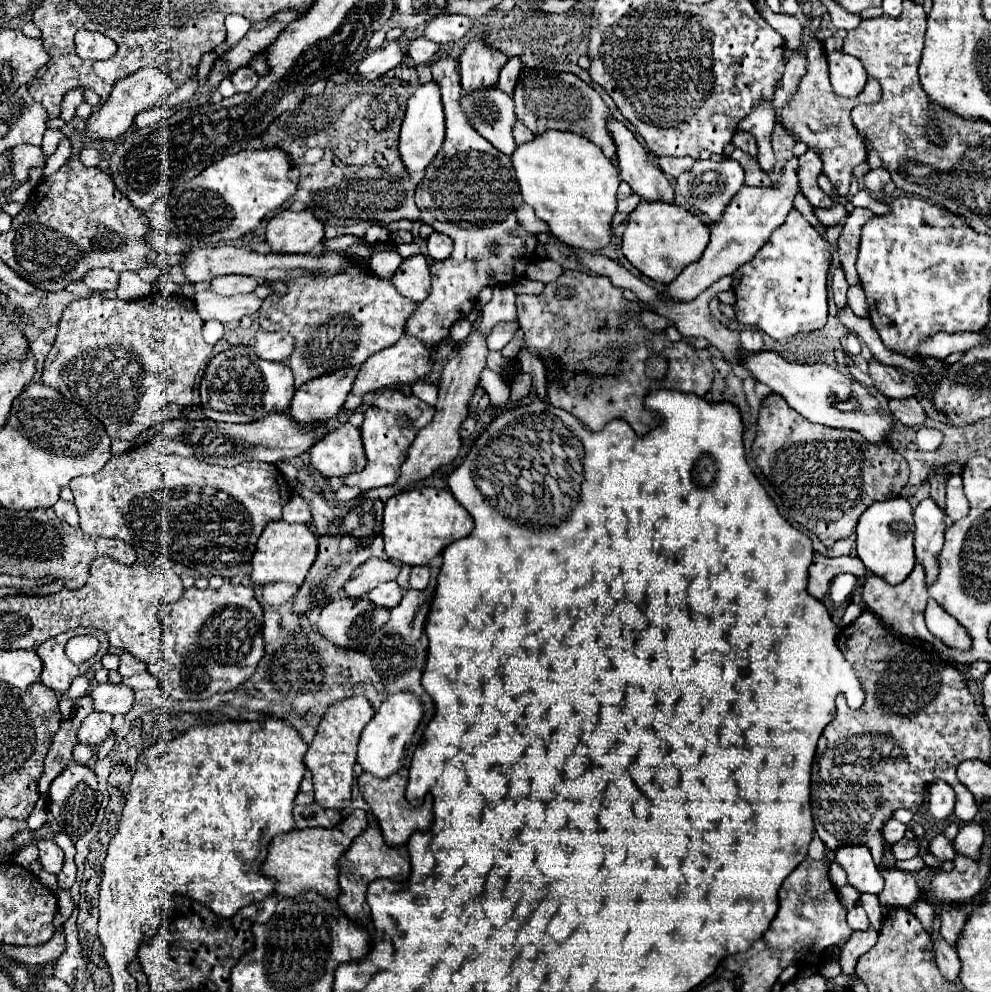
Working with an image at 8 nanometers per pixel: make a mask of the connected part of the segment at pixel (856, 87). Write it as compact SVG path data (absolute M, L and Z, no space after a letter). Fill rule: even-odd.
M840 50L828 54L830 80L832 88L840 96L858 96L868 80L868 72L854 56L848 56Z

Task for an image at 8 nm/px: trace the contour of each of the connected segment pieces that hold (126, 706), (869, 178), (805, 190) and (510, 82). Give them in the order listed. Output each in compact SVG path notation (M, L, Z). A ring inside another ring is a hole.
M124 682L98 684L96 690L90 692L90 698L94 700L94 712L108 712L112 716L126 714L134 704L134 692Z
M878 168L878 170L870 170L864 180L862 180L862 188L866 188L870 194L878 194L884 190L884 186L890 182L890 176L884 168Z
M804 154L798 158L800 166L798 166L798 182L800 182L800 190L802 194L808 198L808 202L814 208L832 208L832 198L826 196L820 186L818 186L818 176L822 172L822 160L816 154Z
M510 58L510 60L506 62L506 66L502 68L502 72L500 72L498 88L504 90L508 96L512 96L512 92L514 92L514 86L516 86L516 80L518 80L520 70L522 70L520 58Z

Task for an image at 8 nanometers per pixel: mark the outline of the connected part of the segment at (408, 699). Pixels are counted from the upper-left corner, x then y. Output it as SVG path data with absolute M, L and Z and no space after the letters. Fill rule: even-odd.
M394 692L390 694L380 708L376 710L374 718L366 724L360 744L358 744L358 762L364 772L372 772L378 778L388 778L396 774L406 760L408 746L412 742L412 736L424 716L422 702L412 692Z

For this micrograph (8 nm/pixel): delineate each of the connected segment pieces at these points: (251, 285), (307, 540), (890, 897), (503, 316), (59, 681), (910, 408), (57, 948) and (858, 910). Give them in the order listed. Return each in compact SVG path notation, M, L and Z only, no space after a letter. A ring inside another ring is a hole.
M218 276L210 282L210 290L222 296L254 292L256 286L258 286L258 280L252 276Z
M272 520L264 528L256 544L256 552L252 556L252 574L250 574L252 584L262 586L268 582L288 582L300 586L312 562L316 560L316 554L318 554L318 540L306 524L286 524L284 520Z
M896 867L887 869L882 872L884 879L884 890L878 894L882 914L886 916L888 910L896 908L910 908L920 896L918 882L910 872L900 870Z
M496 286L492 300L482 308L482 320L472 330L488 336L498 322L516 320L516 294L510 286Z
M78 628L78 630L70 630L70 632L64 632L64 634L58 634L56 638L46 640L42 646L36 648L36 654L40 656L40 660L44 664L44 670L42 670L42 676L40 676L42 684L52 688L54 692L66 692L76 676L86 674L96 662L102 660L102 656L108 652L108 646L110 646L108 638L104 636L104 632L100 632L96 628ZM80 634L96 636L98 642L100 642L100 648L98 648L94 658L86 660L84 664L74 664L64 654L64 646L70 638L80 636Z
M916 398L908 400L890 400L890 412L904 424L904 426L918 426L924 424L926 412Z
M62 930L54 934L46 944L42 946L4 946L2 952L20 964L28 966L44 966L48 962L54 962L64 952L64 936Z
M860 904L848 912L848 924L852 930L868 930L870 922L868 922L868 916Z

